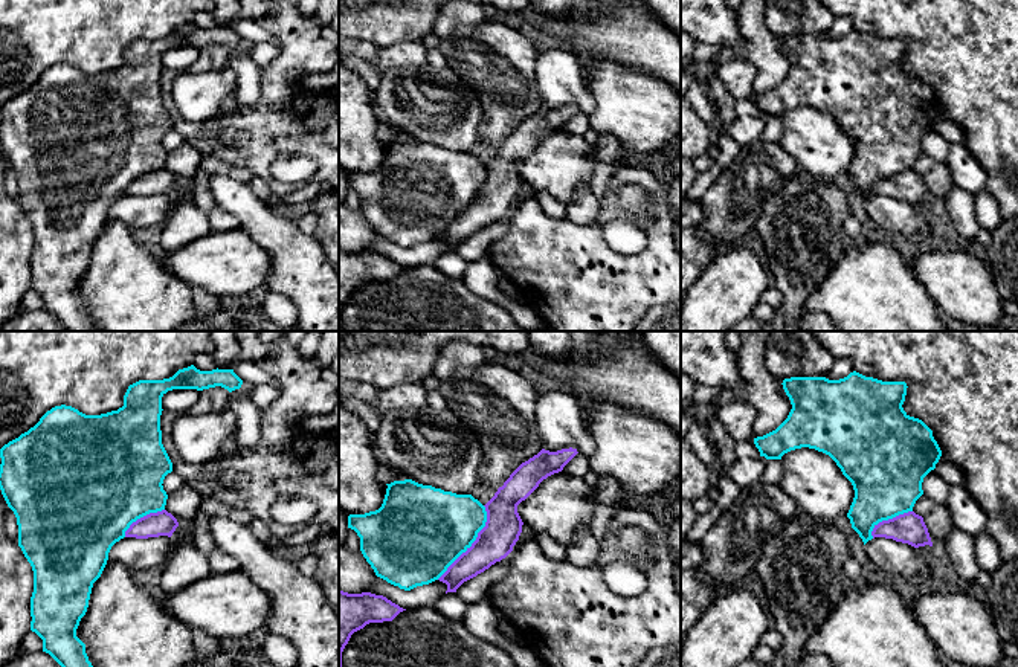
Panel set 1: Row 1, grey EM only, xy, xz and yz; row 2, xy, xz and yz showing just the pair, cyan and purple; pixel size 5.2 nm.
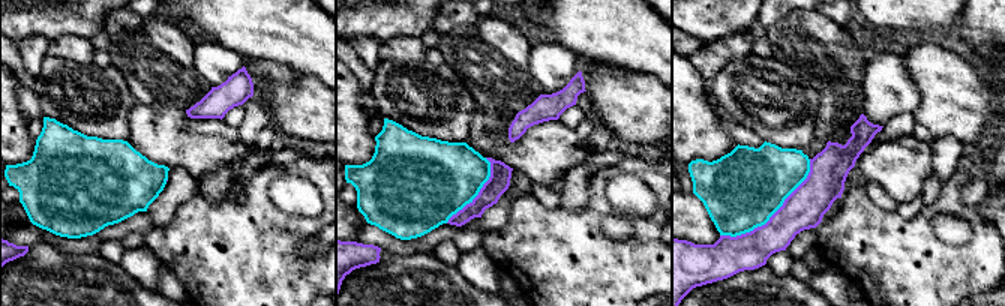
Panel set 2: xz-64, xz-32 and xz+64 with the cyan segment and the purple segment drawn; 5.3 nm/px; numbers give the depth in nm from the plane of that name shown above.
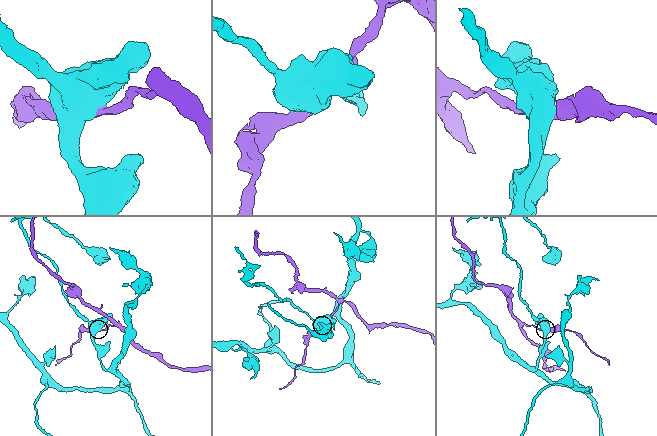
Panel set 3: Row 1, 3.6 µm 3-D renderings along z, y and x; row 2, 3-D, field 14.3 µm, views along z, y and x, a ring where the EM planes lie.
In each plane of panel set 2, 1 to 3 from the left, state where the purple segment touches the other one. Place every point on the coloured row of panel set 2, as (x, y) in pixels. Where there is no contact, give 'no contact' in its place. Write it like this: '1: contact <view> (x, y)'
1: no contact
2: contact xz-32 (479, 191)
3: contact xz+64 (774, 212)

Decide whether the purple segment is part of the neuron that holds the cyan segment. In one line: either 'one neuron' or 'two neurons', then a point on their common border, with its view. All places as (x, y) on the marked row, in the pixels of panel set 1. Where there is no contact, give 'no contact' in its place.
two neurons; meets cyan in xz at (473, 541)

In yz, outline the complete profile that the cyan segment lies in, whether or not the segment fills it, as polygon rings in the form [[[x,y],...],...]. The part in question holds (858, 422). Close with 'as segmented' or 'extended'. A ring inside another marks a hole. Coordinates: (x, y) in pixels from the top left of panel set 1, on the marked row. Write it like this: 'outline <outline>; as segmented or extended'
outline [[[853,371],[839,380],[791,377],[781,385],[792,409],[775,430],[754,438],[760,456],[781,459],[801,447],[829,455],[853,485],[847,517],[864,545],[873,539],[871,531],[879,522],[913,511],[923,495],[923,478],[936,469],[942,450],[933,430],[904,411],[905,382],[882,382]]]; as segmented

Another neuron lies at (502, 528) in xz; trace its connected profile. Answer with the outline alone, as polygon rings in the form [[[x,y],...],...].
[[[542,449],[537,455],[522,462],[484,505],[485,527],[476,540],[462,553],[438,578],[447,585],[447,592],[505,559],[522,533],[522,519],[517,505],[525,501],[548,476],[559,473],[577,455],[577,449],[549,452]]]

